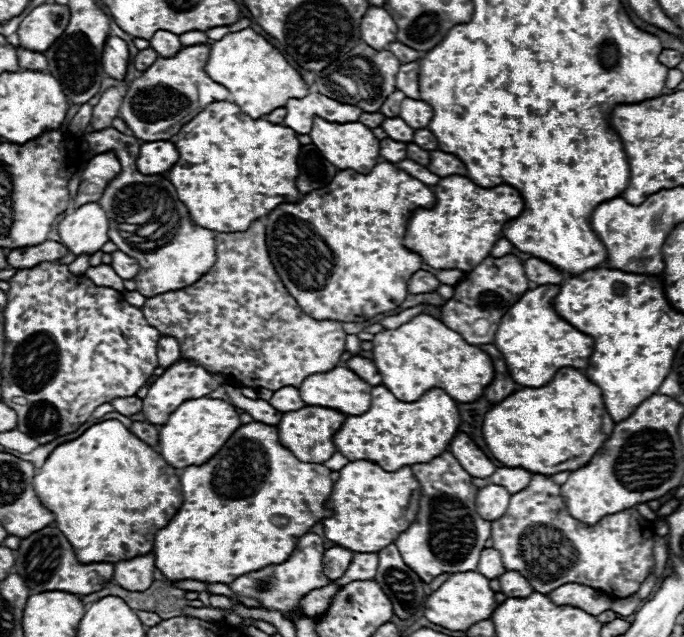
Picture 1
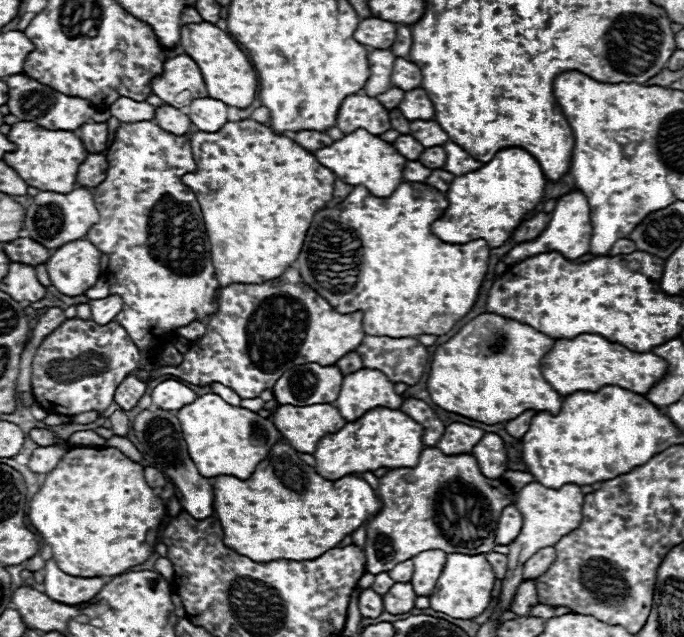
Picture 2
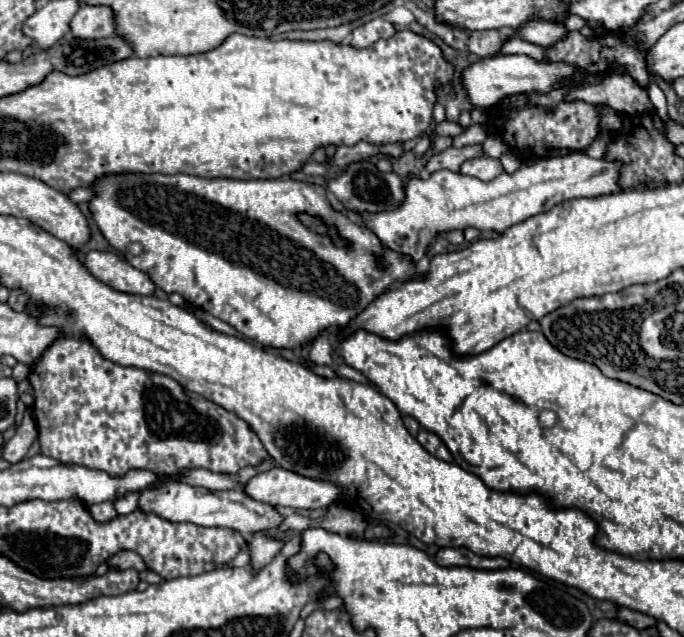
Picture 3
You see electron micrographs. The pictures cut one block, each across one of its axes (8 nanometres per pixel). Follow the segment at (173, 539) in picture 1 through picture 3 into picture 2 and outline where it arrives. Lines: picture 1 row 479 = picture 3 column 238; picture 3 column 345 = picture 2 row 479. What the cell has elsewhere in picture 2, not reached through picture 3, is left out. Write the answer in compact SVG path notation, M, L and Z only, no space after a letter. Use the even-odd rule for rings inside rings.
M286 442L272 446L247 480L216 476L212 486L214 514L224 528L224 544L264 564L272 560L314 560L336 548L344 536L380 510L380 500L368 482L356 476L324 480Z

